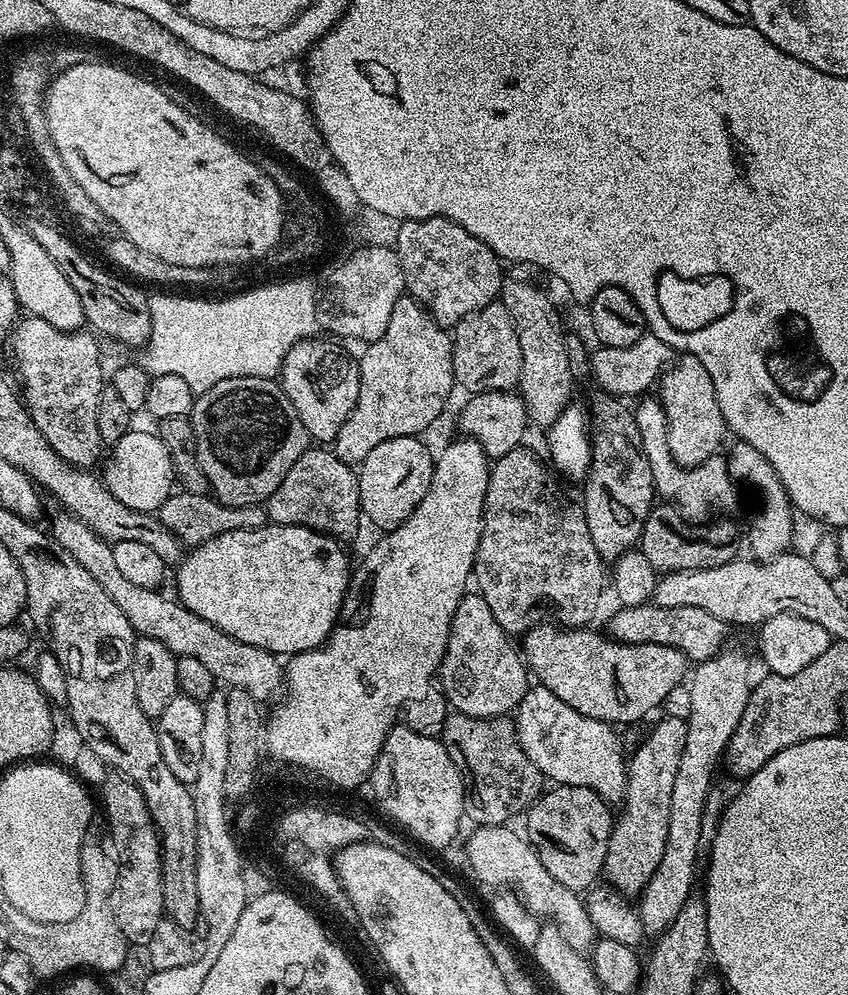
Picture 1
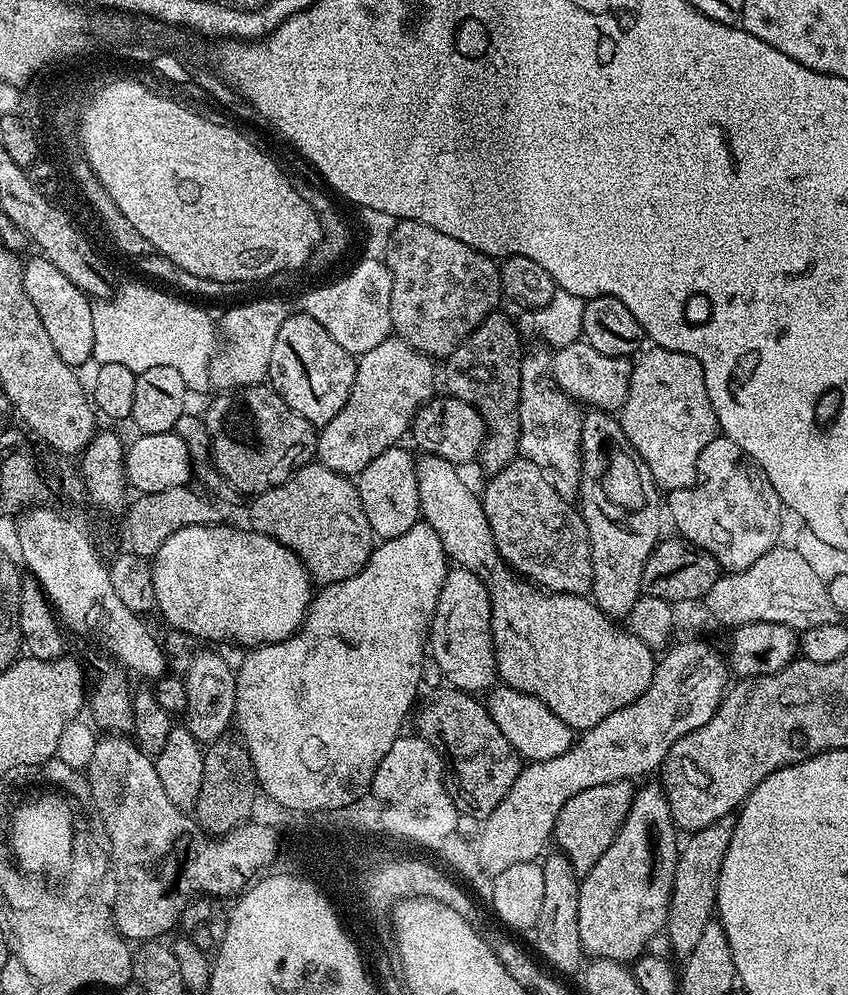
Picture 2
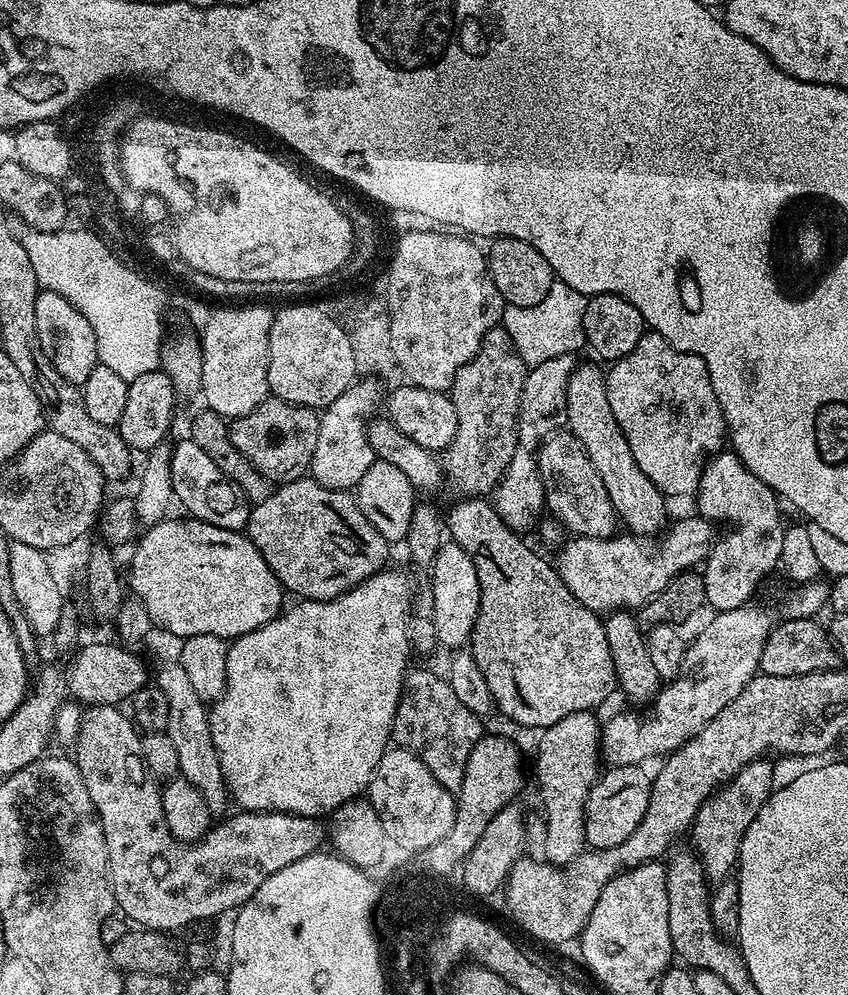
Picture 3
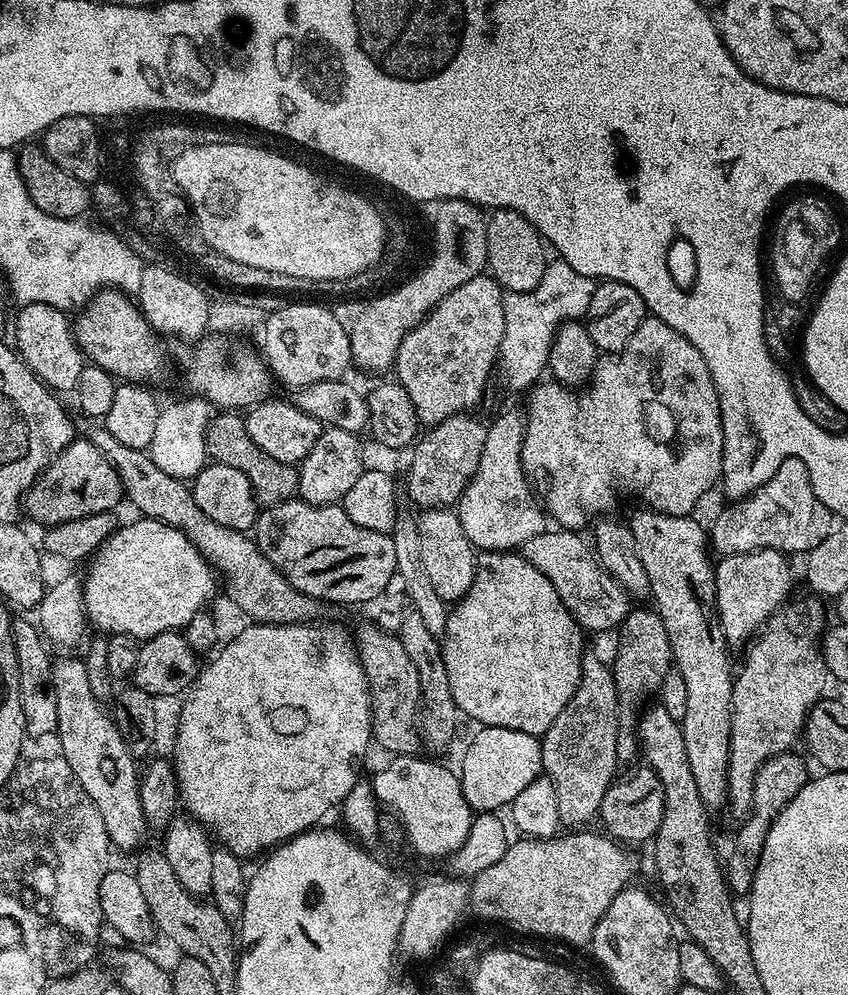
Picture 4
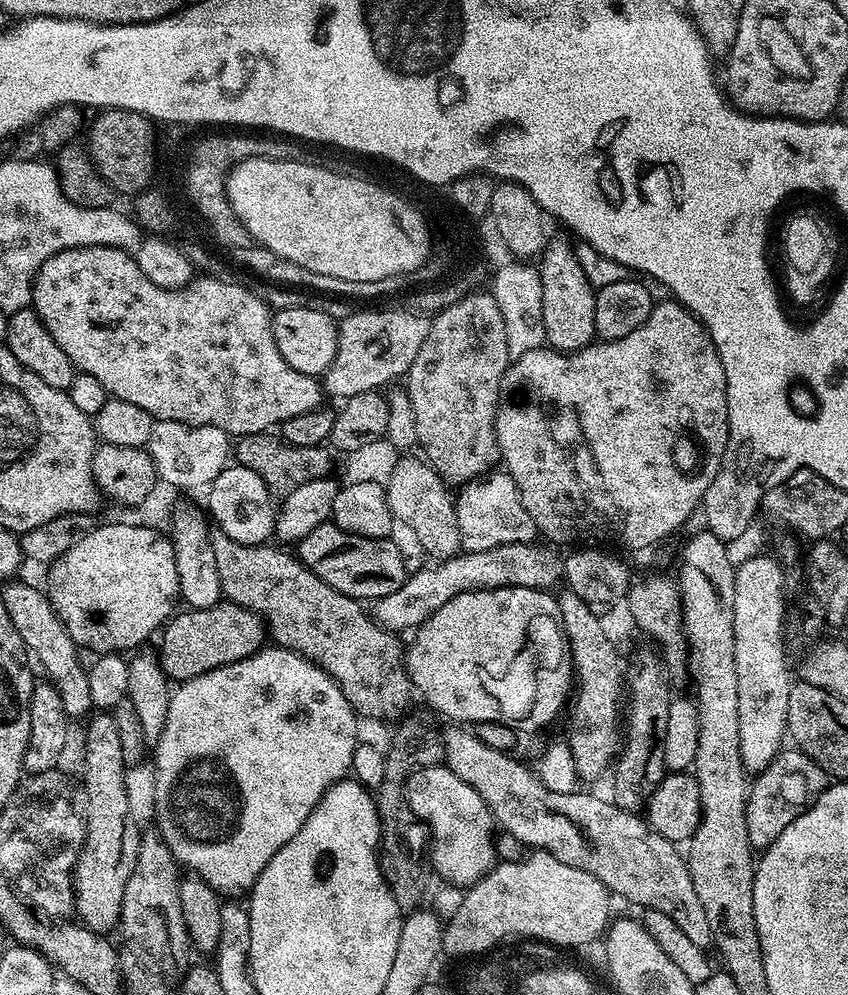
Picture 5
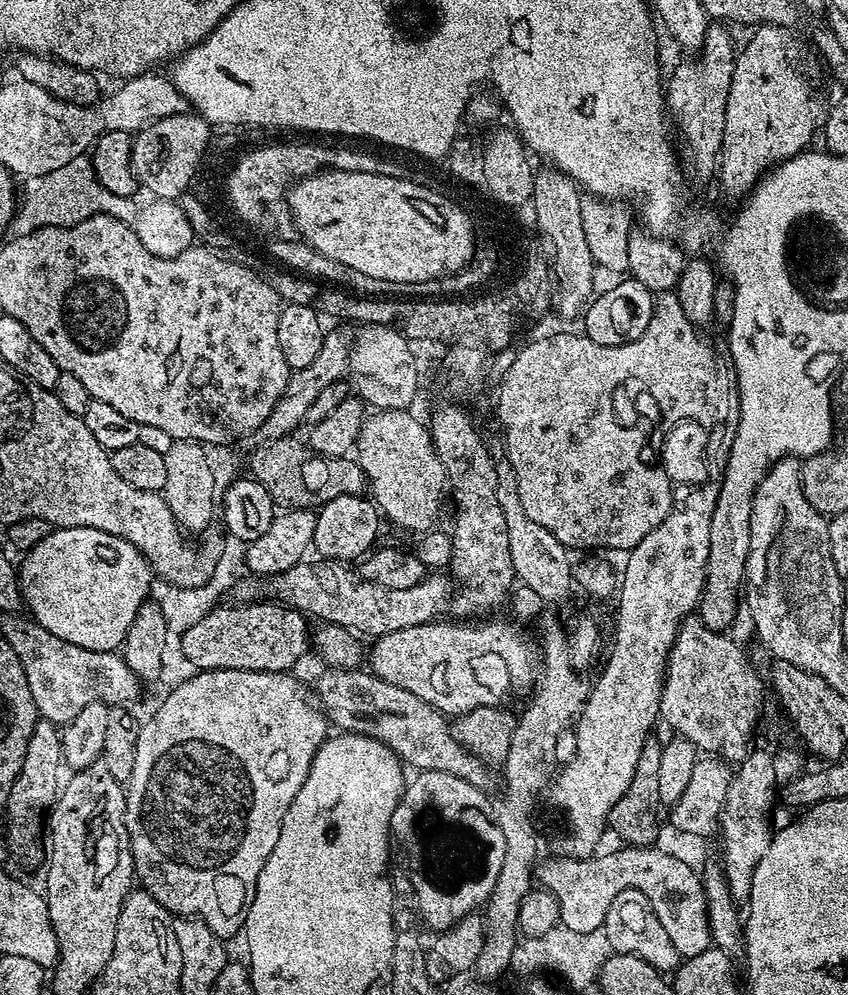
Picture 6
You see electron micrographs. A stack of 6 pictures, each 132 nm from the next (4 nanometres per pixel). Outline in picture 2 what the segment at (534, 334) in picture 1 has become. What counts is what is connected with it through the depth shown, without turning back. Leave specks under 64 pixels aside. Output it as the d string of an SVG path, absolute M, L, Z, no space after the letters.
M536 346L533 352L525 351L520 361L520 446L519 455L525 460L534 462L542 474L558 490L562 498L575 501L580 495L580 439L582 438L582 408L556 385L552 379L552 357L549 349Z

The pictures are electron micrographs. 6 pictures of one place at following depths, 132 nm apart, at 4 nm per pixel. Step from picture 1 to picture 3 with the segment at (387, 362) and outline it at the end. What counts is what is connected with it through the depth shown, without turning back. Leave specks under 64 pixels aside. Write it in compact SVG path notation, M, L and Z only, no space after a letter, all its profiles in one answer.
M357 379L330 406L319 413L318 443L310 469L311 479L330 490L347 492L362 482L362 474L370 470L376 455L368 441L368 421L377 415L376 403L382 400L380 388L372 380Z

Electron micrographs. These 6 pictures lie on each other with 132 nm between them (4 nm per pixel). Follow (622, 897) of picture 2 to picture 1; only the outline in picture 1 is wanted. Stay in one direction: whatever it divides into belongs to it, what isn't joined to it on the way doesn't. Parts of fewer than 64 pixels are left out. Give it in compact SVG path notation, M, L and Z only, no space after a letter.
M668 716L660 720L648 732L648 737L641 742L636 753L631 753L628 760L628 791L624 795L623 805L627 807L624 814L615 821L612 837L608 843L608 857L604 860L603 875L608 876L607 883L620 894L640 894L650 882L662 862L668 838L670 822L670 794L674 791L674 777L678 774L678 762L682 762L682 754L686 746L687 723L676 716Z

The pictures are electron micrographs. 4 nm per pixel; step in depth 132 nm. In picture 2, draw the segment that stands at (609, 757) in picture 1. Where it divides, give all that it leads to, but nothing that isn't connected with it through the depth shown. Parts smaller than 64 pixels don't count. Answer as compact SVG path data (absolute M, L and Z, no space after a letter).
M493 686L486 693L486 707L498 730L506 734L506 742L510 742L516 755L525 761L558 758L574 743L574 729L562 722L562 718L558 718L558 714L554 714L546 702L538 702L538 698L530 694L507 686Z

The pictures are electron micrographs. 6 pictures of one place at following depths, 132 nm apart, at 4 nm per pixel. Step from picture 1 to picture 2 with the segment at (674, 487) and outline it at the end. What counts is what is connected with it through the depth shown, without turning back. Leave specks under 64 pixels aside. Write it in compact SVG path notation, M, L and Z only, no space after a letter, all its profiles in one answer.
M717 434L698 458L696 483L690 488L673 488L666 496L666 512L672 515L677 533L691 544L705 548L721 569L741 572L762 554L777 547L782 505L770 478L730 437Z

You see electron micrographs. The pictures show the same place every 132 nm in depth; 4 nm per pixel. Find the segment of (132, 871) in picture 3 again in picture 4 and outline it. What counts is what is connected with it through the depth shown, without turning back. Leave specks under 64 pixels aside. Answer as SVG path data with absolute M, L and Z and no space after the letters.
M57 659L52 669L54 698L58 698L58 722L54 736L60 739L59 755L64 757L70 770L74 770L74 778L82 782L82 790L86 790L94 804L100 806L109 845L113 849L135 853L144 844L146 833L137 757L133 756L126 742L122 742L122 734L116 728L109 709L99 704L90 691L90 677L86 675L83 659Z

